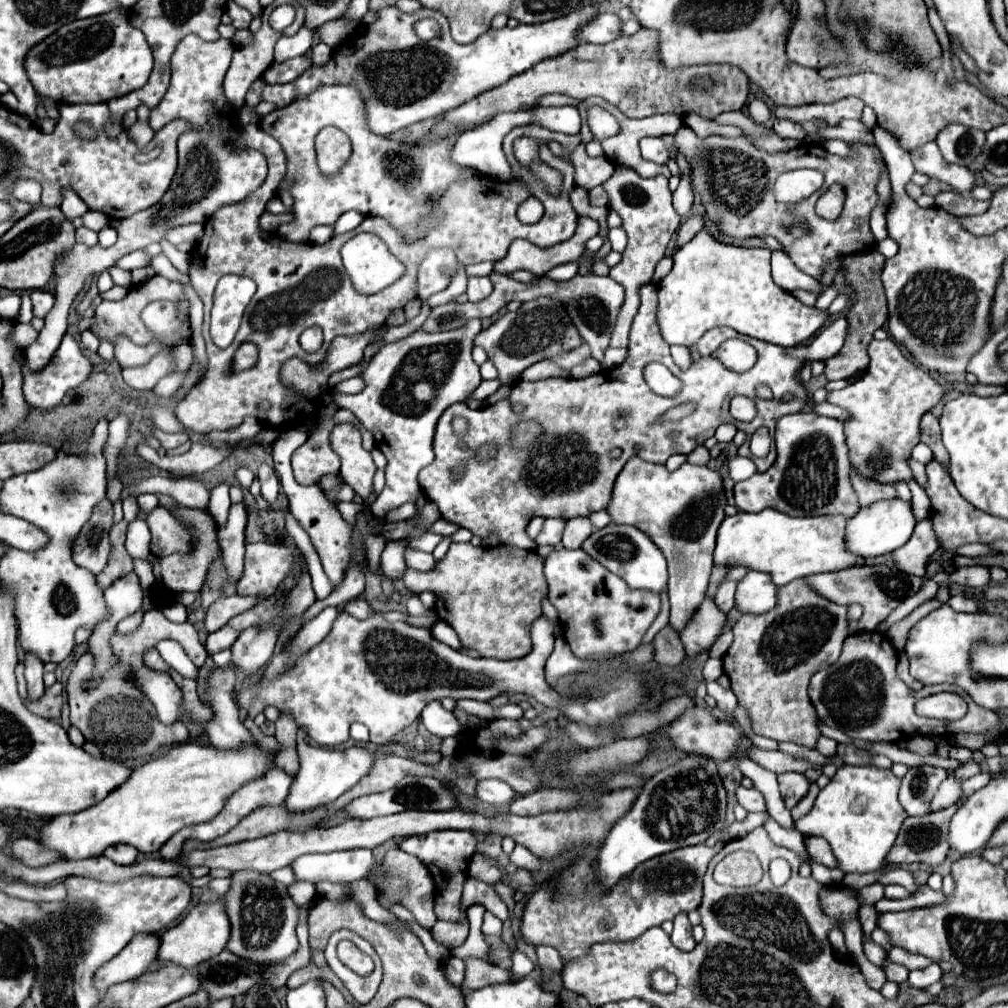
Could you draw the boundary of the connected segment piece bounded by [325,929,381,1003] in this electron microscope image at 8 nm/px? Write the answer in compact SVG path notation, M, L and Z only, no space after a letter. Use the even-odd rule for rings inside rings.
M347 929L335 931L335 933L329 937L329 945L327 945L327 949L325 949L325 959L327 959L329 967L335 971L335 975L343 981L343 985L351 991L351 995L355 997L357 1003L369 1003L369 1001L375 997L377 987L379 987L379 981L381 981L381 961L379 961L379 957L377 957L375 949L371 947L371 943L363 941L363 937L355 935L353 931L347 931ZM341 939L353 941L361 951L365 951L367 955L371 955L371 959L375 961L375 971L373 971L371 975L361 977L361 975L353 973L349 967L345 967L345 965L337 959L335 947L337 947L337 943L339 943Z

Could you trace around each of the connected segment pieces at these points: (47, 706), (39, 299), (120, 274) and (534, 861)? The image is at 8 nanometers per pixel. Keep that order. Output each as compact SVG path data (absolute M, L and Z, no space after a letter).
M57 681L53 687L45 689L43 699L39 699L39 701L25 701L25 705L35 715L39 715L43 719L59 719L61 717L61 703L63 703L63 690L63 684Z
M31 291L31 301L33 301L33 313L35 317L45 317L49 313L49 309L53 307L53 295L49 291Z
M117 266L109 268L109 273L115 285L123 285L129 287L131 285L131 273L125 269L119 269Z
M515 845L509 859L511 859L511 863L515 863L517 867L523 867L523 869L529 869L529 871L539 869L539 859L535 855L531 855L531 851L527 851L523 845Z

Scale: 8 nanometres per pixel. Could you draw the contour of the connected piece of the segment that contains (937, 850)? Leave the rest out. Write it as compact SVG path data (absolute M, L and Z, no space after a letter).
M951 805L937 813L927 813L923 817L907 817L887 857L893 865L927 863L941 865L947 857L947 827L959 805Z

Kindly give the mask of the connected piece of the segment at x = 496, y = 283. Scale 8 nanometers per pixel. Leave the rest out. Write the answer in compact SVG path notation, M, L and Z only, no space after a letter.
M491 273L491 281L493 281L493 293L485 301L465 303L465 305L459 305L459 303L451 301L451 303L433 307L429 319L423 323L423 329L427 329L427 331L447 331L447 329L459 327L461 323L465 323L467 319L473 319L473 317L479 317L479 319L491 317L501 307L505 307L509 301L533 301L537 297L551 297L567 309L567 313L569 313L573 325L577 327L579 335L591 347L591 357L597 359L597 361L603 361L605 349L609 347L609 335L613 331L613 325L615 325L615 317L619 313L619 307L623 305L623 297L625 297L623 287L619 283L615 283L611 277L599 277L595 273L589 273L589 275L577 275L569 281L555 281L555 279L549 279L549 277L537 277L531 283L519 283L519 281L515 281L507 275Z

